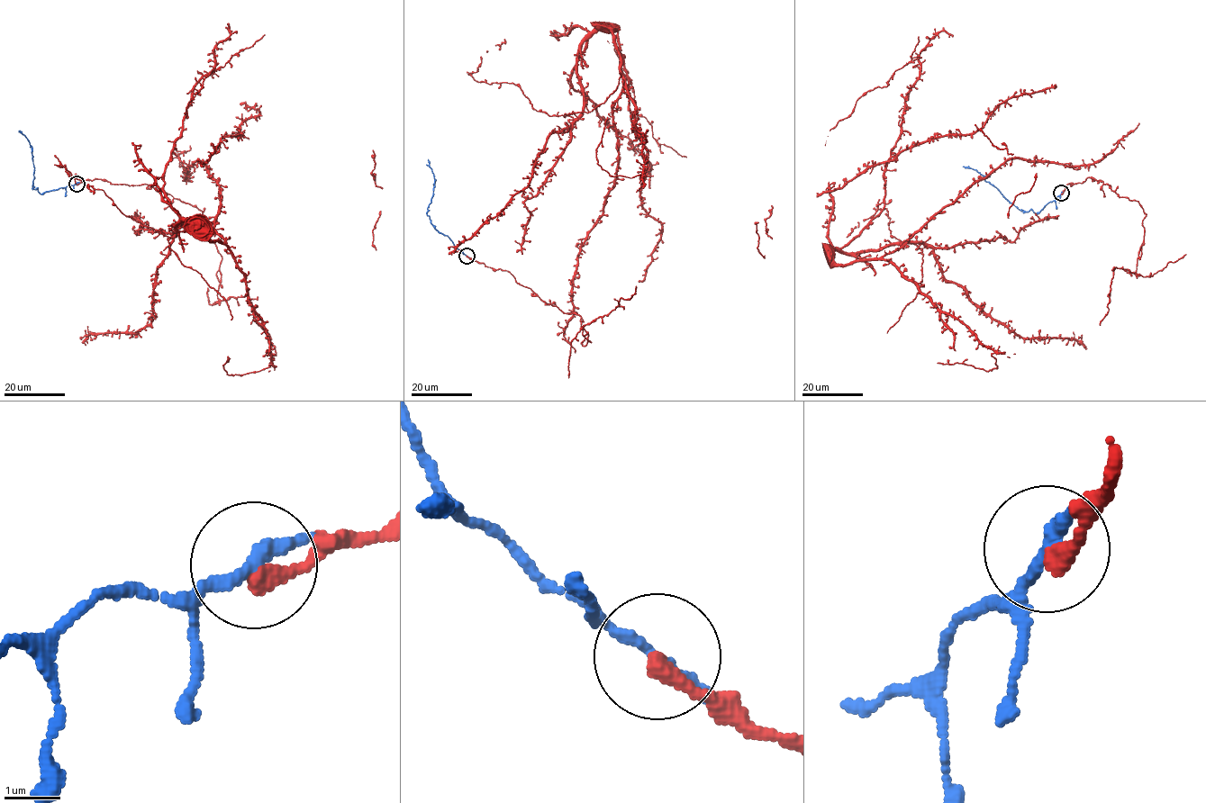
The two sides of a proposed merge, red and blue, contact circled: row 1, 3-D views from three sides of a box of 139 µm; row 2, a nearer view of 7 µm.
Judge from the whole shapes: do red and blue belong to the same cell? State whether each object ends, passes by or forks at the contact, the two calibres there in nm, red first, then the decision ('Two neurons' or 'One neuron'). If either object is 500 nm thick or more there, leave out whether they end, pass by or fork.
At the ring red ends. At the ring blue passes by. Thickness 340 nm (red) against 240 nm. One neuron

